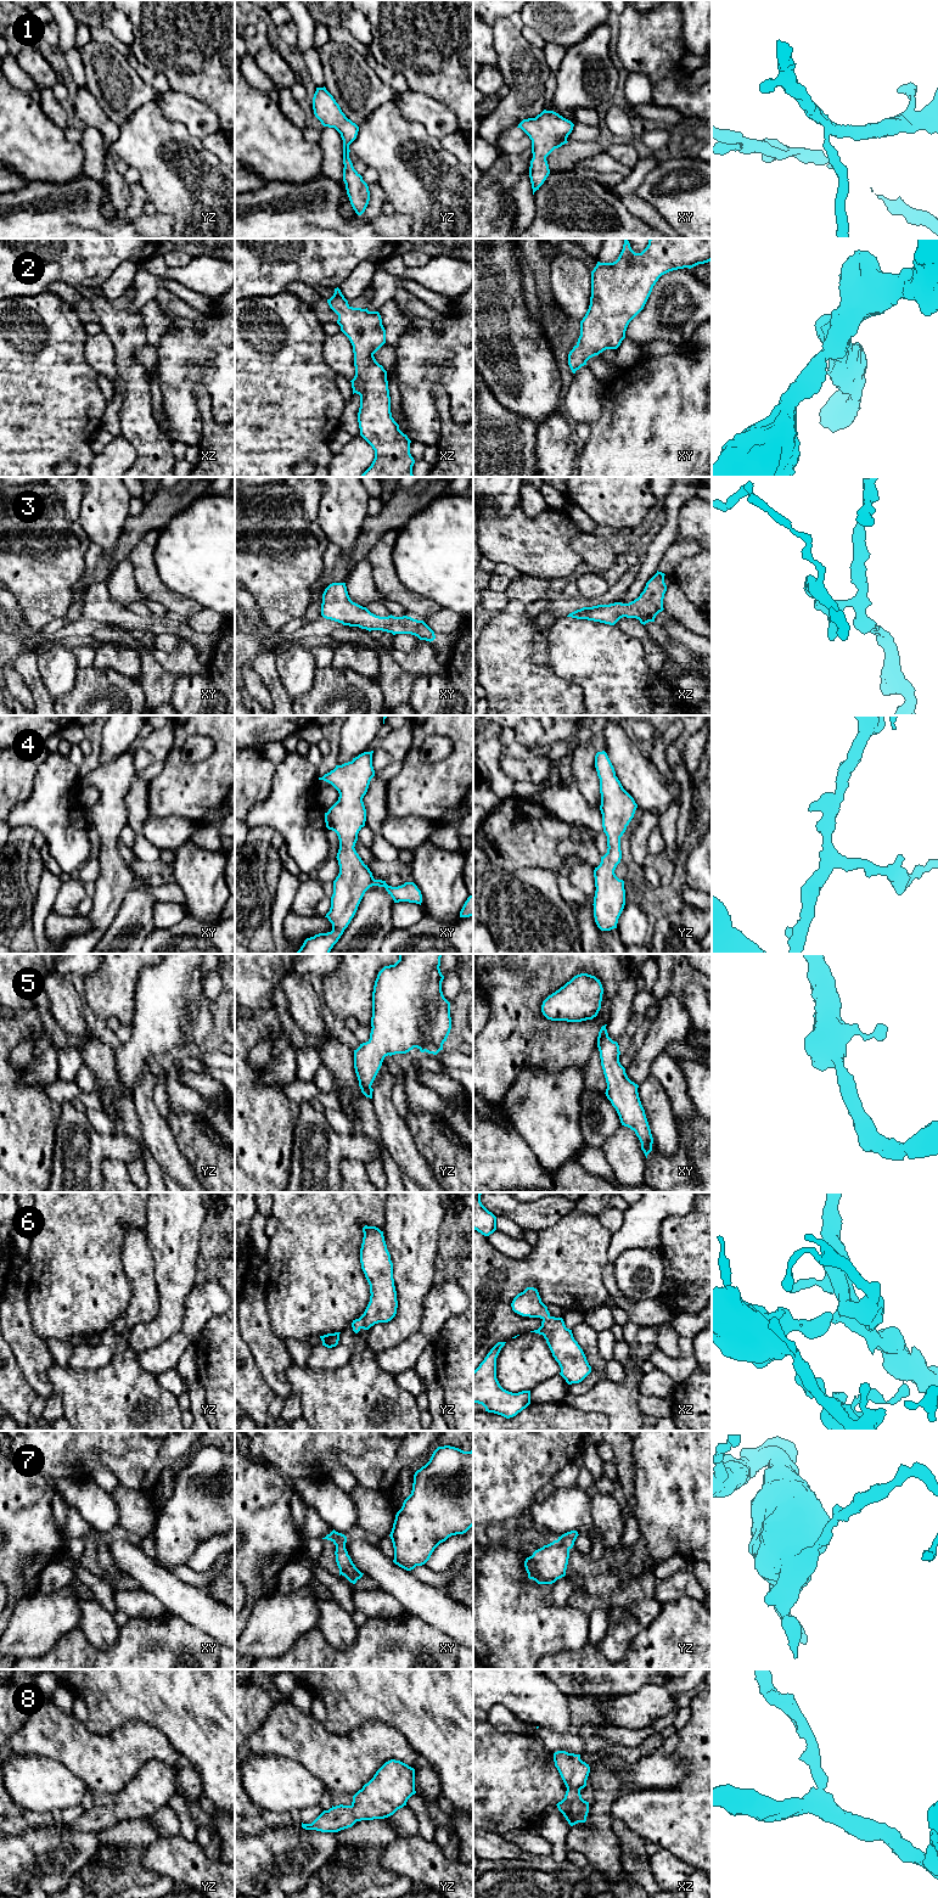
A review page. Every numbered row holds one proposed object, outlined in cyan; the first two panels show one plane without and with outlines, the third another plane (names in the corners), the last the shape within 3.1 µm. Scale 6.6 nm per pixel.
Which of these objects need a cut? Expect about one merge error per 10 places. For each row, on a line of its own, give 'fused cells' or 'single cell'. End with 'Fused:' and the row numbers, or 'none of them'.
1: single cell
2: single cell
3: single cell
4: single cell
5: single cell
6: single cell
7: single cell
8: single cell
Fused: none of them

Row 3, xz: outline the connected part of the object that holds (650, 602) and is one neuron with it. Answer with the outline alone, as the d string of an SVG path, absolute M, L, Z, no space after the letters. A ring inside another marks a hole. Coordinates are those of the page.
M658 572L646 583L644 591L637 599L629 603L614 602L583 607L569 613L567 617L588 619L614 625L620 618L636 618L641 624L655 622L656 616L662 612L663 599L667 591L664 573Z

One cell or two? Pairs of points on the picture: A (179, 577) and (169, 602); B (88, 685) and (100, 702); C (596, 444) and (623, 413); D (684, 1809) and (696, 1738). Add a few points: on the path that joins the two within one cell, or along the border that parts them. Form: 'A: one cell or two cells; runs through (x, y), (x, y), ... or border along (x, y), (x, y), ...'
A: two cells; border along (156, 568), (159, 579), (167, 587), (200, 604)
B: one cell; runs through (91, 689), (100, 698)
C: one cell; runs through (604, 437), (621, 420)
D: one cell; runs through (697, 1791), (697, 1756)

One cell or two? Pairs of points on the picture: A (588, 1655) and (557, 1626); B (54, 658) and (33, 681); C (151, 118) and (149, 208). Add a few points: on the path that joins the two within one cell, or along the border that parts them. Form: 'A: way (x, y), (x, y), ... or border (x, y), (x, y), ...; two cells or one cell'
A: border (589, 1641), (578, 1649), (559, 1650), (554, 1654); two cells
B: border (38, 653), (38, 673), (48, 695), (52, 700); two cells
C: border (147, 198), (156, 209); two cells

